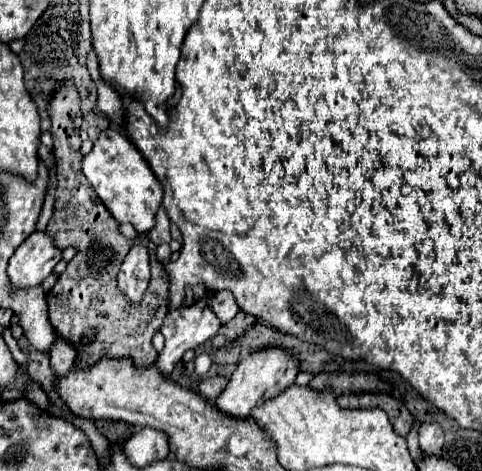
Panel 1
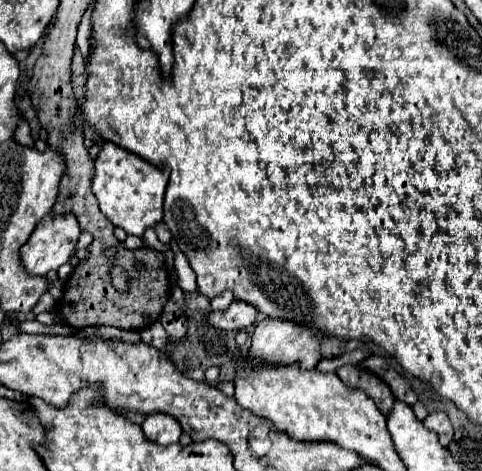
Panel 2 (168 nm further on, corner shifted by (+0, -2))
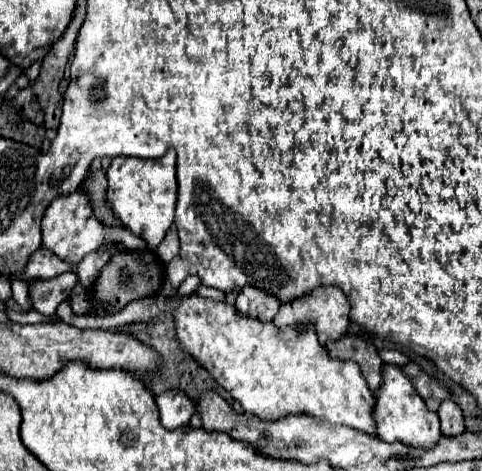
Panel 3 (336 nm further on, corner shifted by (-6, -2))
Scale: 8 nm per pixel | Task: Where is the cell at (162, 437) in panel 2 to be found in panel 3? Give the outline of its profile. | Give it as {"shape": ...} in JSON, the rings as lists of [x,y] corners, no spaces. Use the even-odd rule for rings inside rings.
{"shape":[[[170,389],[170,391],[164,391],[162,395],[158,395],[156,403],[160,409],[162,425],[170,431],[176,427],[188,425],[190,417],[196,411],[196,403],[184,391],[176,391],[176,389]]]}

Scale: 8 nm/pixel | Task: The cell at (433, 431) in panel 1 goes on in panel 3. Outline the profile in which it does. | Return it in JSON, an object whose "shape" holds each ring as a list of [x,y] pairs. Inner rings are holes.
{"shape":[[[442,401],[438,409],[438,417],[442,423],[442,435],[460,435],[464,431],[464,415],[462,409],[454,401]]]}

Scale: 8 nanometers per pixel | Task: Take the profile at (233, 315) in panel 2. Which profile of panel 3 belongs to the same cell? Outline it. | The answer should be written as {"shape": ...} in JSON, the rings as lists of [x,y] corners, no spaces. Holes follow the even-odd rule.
{"shape":[[[244,287],[236,299],[236,309],[246,311],[246,315],[254,315],[258,319],[272,319],[282,303],[274,299],[274,295],[258,289],[258,287]]]}

